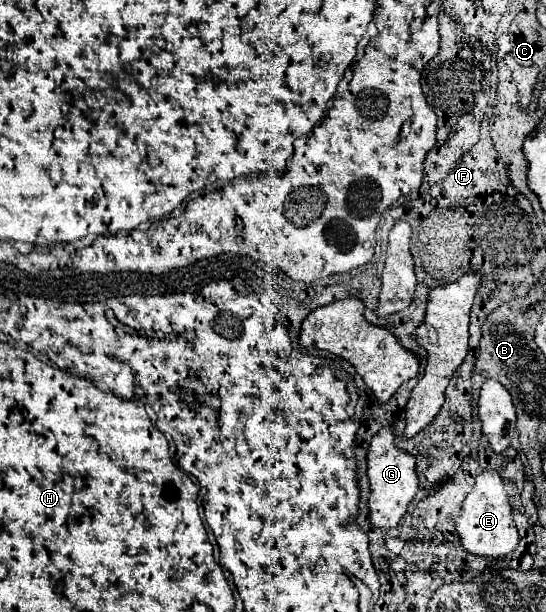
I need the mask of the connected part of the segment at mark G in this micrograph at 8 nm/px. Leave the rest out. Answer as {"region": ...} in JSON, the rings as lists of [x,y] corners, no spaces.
{"region":[[[392,425],[380,429],[368,449],[368,479],[370,479],[370,499],[368,499],[368,507],[370,507],[370,517],[368,521],[374,527],[382,527],[382,529],[390,529],[396,527],[398,521],[404,517],[408,503],[414,499],[416,491],[418,491],[418,475],[416,475],[416,457],[410,455],[408,451],[402,451],[396,447],[394,443],[394,429]]]}

